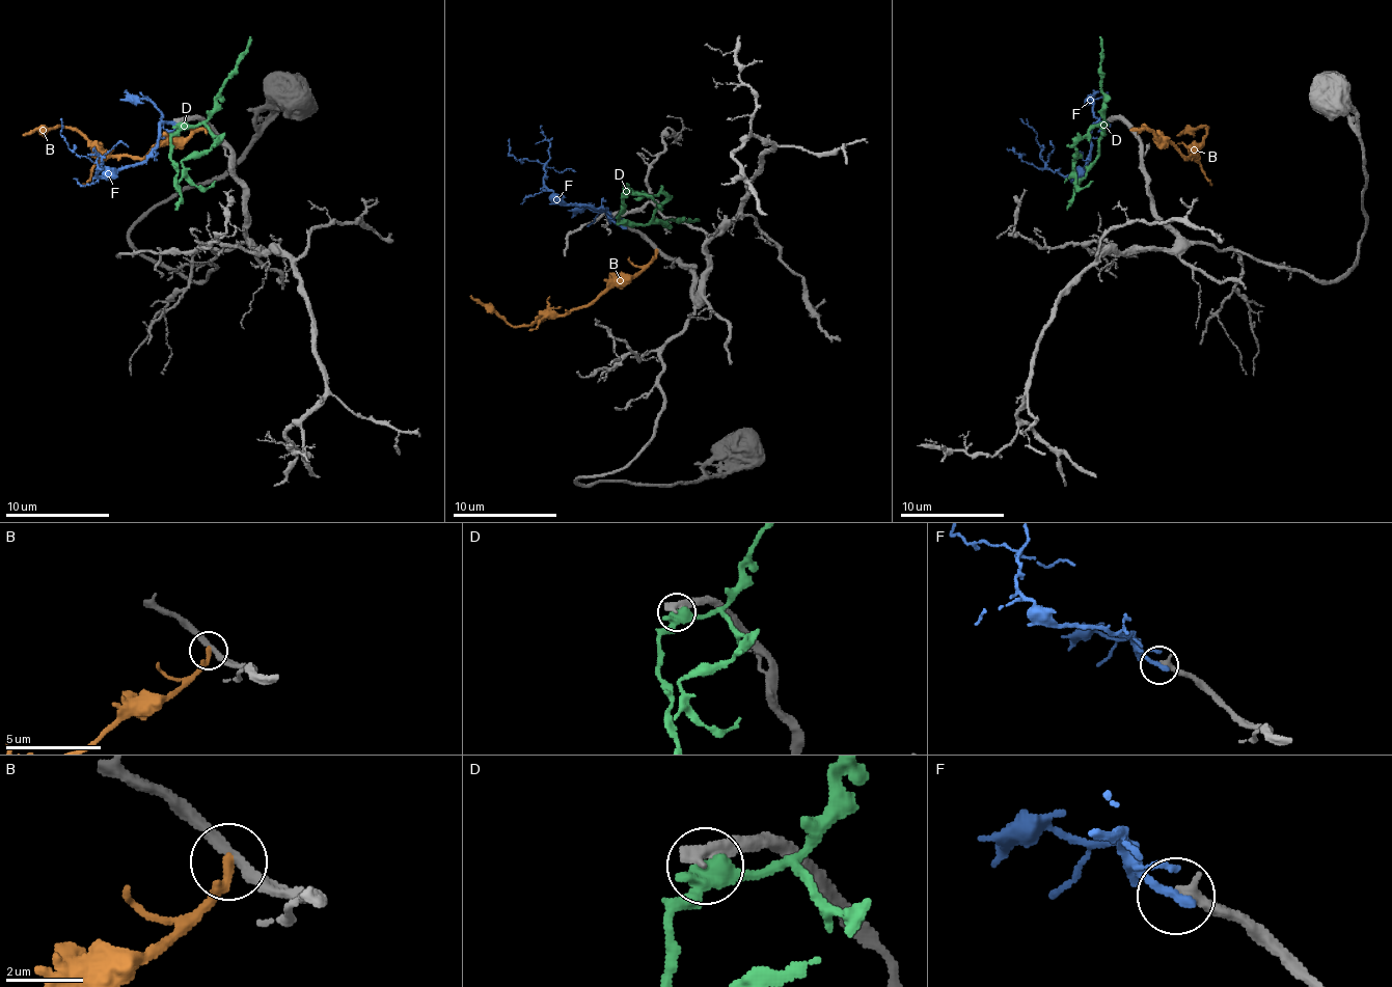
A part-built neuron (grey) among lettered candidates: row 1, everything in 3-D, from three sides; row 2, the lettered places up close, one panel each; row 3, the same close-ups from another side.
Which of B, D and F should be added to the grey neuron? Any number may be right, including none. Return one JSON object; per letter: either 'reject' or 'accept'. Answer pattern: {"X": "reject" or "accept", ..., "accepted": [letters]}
{"B": "reject", "D": "reject", "F": "reject", "accepted": []}

